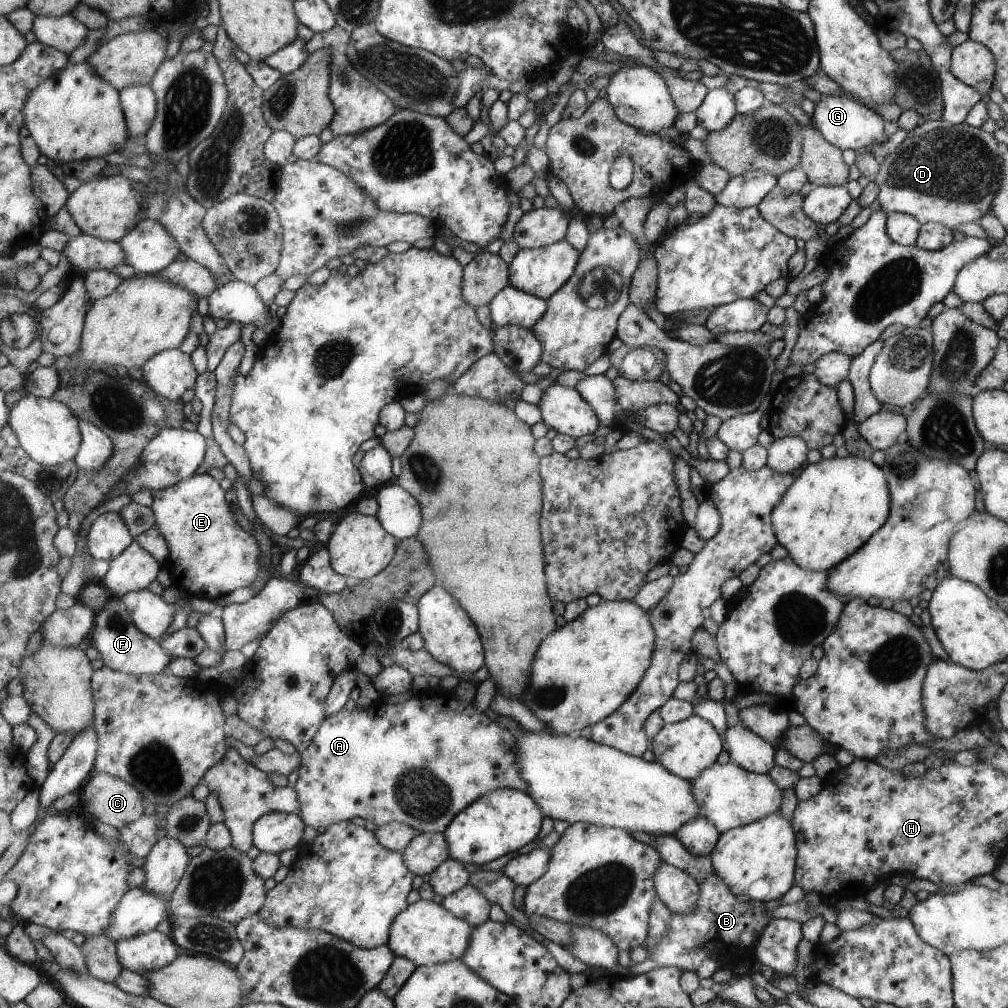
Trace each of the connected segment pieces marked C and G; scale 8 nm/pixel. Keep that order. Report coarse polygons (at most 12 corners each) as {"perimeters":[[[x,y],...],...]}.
{"perimeters":[[[94,772],[79,795],[84,810],[118,829],[145,812],[126,780]],[[821,95],[813,126],[837,148],[881,144],[881,115],[847,95]]]}

